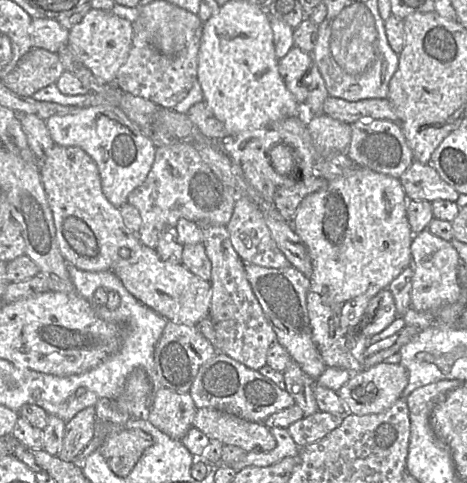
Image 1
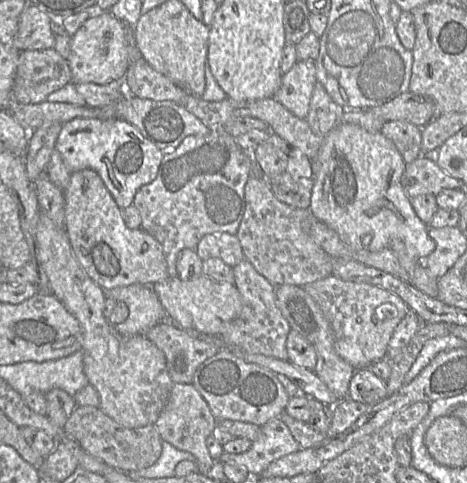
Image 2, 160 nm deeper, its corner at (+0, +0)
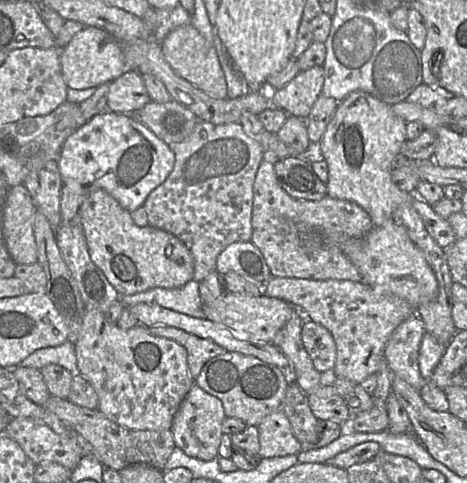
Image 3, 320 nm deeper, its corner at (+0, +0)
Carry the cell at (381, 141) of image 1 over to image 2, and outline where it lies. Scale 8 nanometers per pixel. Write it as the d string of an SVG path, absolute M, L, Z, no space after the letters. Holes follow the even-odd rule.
M387 121L379 132L393 142L406 164L422 155L422 129L418 126L405 121Z

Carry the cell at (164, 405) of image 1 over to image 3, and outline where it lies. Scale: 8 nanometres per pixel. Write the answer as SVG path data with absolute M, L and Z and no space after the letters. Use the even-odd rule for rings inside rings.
M196 383L190 388L176 412L170 431L175 446L189 456L203 461L211 461L218 456L223 436L222 424L226 419L221 401L205 392Z

